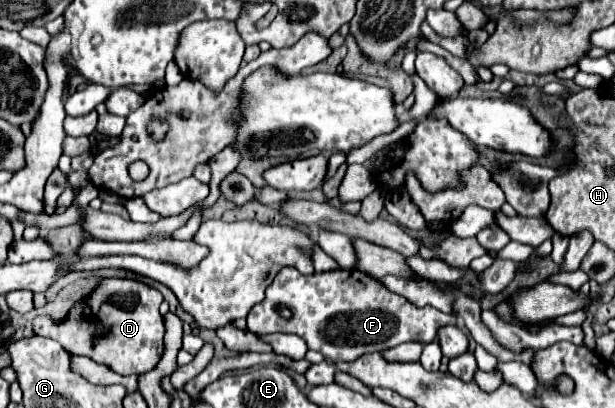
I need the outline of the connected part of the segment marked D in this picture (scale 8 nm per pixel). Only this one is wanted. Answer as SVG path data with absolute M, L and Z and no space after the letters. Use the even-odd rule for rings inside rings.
M102 279L84 301L70 307L66 317L54 319L52 315L40 315L34 319L32 329L34 335L58 341L72 355L86 355L120 375L144 375L158 365L164 351L164 319L158 311L162 301L162 293L140 281ZM86 309L102 323L102 335L96 335L96 327L86 319Z

